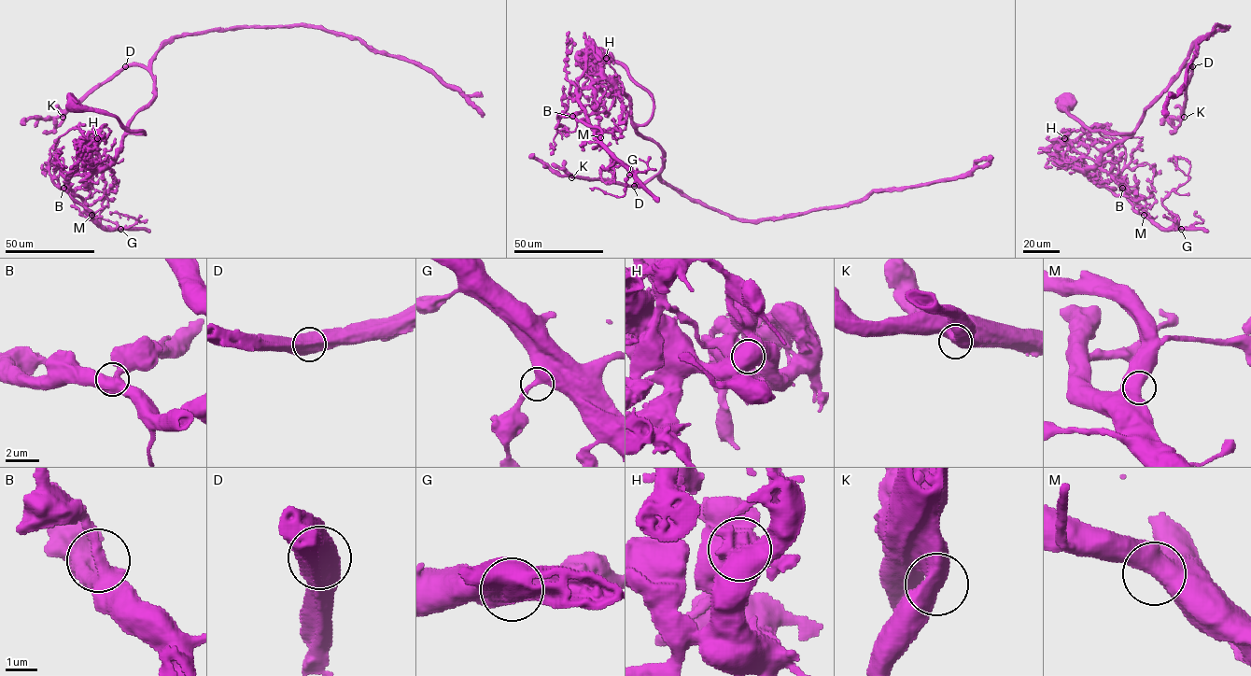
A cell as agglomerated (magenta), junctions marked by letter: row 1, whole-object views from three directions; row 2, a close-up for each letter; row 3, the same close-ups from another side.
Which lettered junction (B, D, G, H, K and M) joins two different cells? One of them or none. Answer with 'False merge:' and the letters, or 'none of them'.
False merge: H

